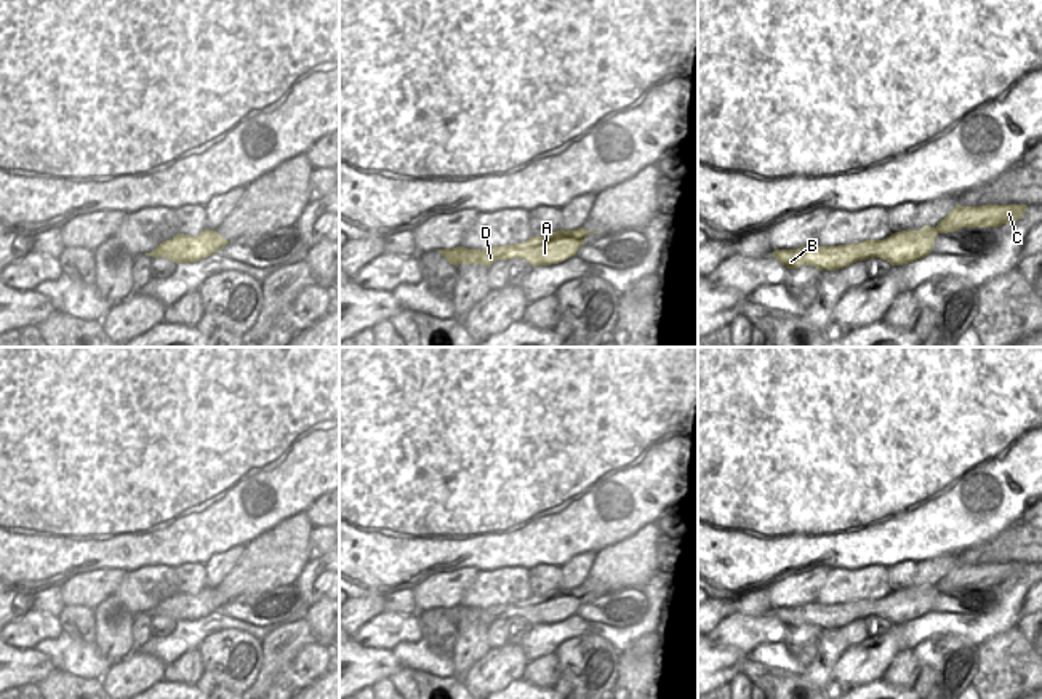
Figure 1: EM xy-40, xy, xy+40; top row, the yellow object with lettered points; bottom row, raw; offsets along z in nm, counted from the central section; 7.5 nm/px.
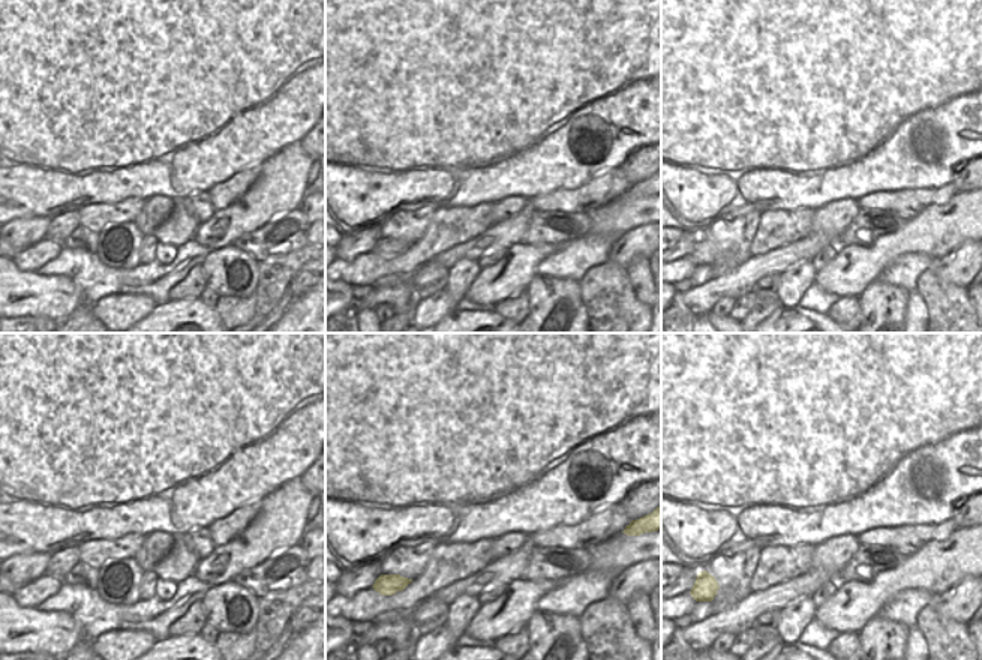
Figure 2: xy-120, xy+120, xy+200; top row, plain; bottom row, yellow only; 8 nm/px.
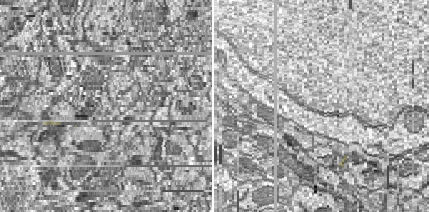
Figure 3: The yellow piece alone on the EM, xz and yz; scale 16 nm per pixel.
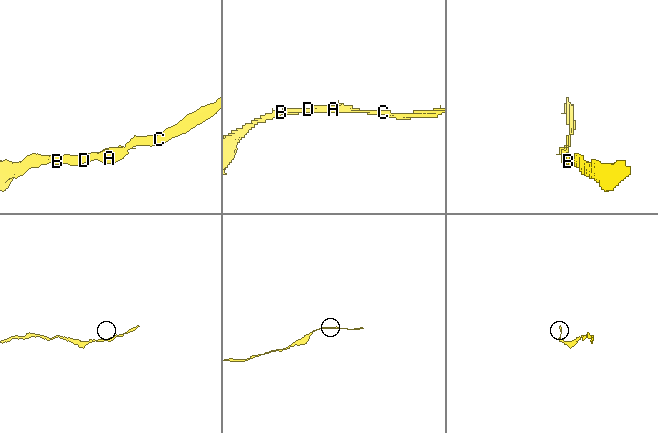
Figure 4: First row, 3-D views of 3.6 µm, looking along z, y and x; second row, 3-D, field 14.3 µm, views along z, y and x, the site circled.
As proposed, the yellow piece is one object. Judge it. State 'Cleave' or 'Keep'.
Keep.

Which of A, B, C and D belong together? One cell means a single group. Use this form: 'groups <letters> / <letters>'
groups A B C D

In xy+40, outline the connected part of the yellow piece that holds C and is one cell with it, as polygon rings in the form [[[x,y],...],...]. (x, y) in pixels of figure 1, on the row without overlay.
[[[956,563],[936,585],[908,587],[895,590],[884,598],[866,598],[852,603],[807,603],[797,608],[775,608],[773,616],[788,627],[813,624],[820,629],[840,629],[869,616],[880,616],[892,624],[903,624],[928,614],[938,592],[954,590],[962,585],[1000,585],[1002,582],[1012,582],[1021,577],[1026,566],[1026,563]]]

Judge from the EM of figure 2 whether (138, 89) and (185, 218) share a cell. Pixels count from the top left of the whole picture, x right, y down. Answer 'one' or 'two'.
two

